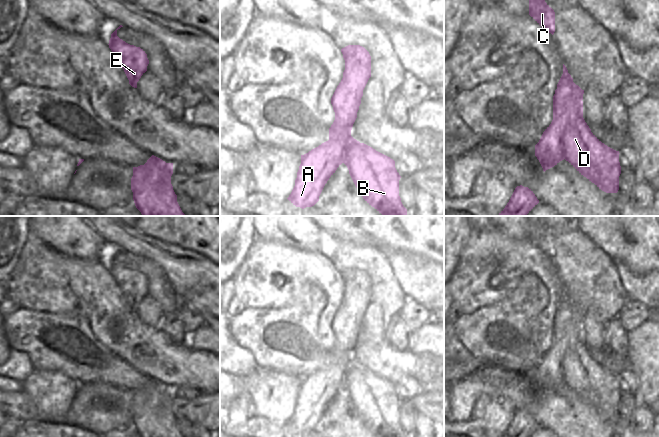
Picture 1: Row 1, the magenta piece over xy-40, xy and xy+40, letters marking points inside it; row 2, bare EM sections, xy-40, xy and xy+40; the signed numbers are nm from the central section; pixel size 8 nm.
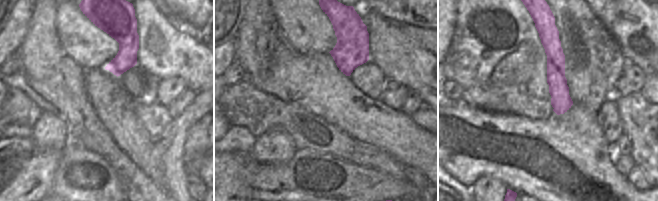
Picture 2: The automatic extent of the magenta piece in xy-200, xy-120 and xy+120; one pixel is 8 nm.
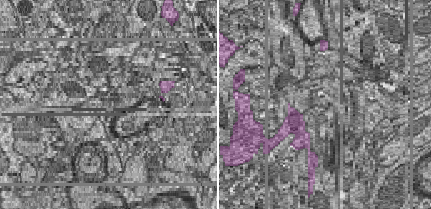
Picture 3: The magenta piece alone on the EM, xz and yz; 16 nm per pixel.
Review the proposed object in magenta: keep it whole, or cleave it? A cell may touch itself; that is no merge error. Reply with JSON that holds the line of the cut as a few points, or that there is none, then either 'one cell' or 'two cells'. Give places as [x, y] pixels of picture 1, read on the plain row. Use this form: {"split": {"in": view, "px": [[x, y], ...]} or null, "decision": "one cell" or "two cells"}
{"split": {"in": "xy+40", "px": [[579, 311], [575, 313], [573, 344], [563, 360], [564, 382]]}, "decision": "two cells"}

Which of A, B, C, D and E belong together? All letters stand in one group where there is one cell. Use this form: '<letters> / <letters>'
A E / B C D

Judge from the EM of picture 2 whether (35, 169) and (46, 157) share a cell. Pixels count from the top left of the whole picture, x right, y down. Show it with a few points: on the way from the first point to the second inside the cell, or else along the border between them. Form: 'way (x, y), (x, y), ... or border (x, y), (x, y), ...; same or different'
way (38, 166), (44, 160); same

